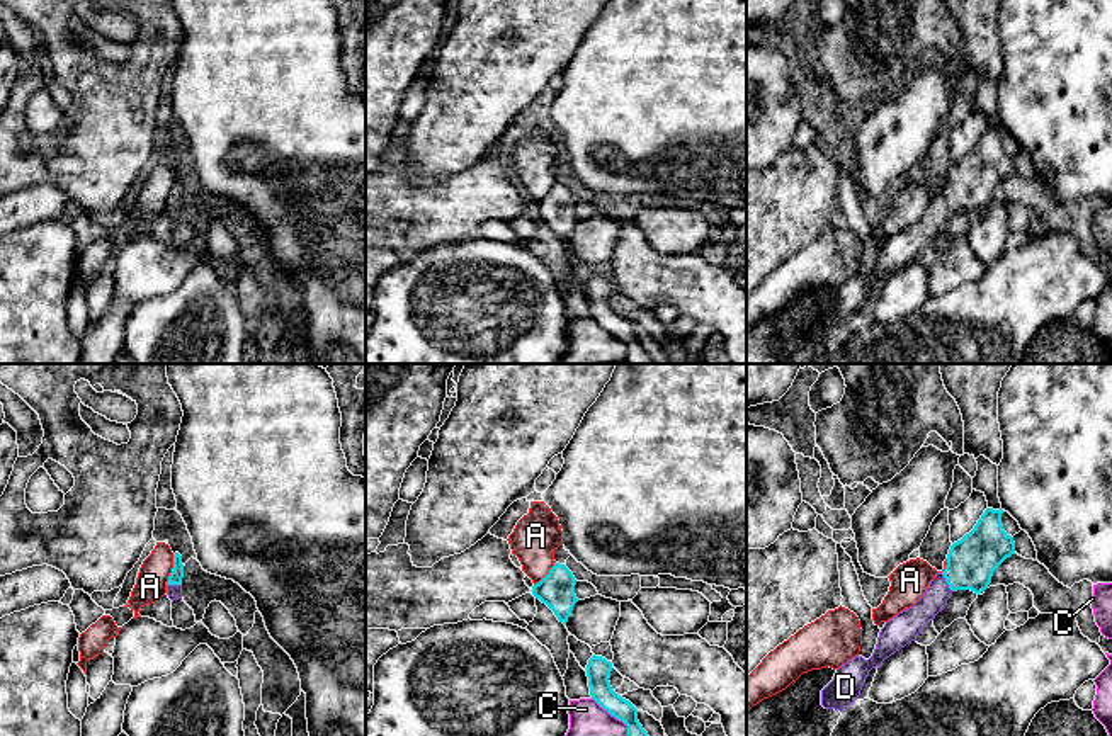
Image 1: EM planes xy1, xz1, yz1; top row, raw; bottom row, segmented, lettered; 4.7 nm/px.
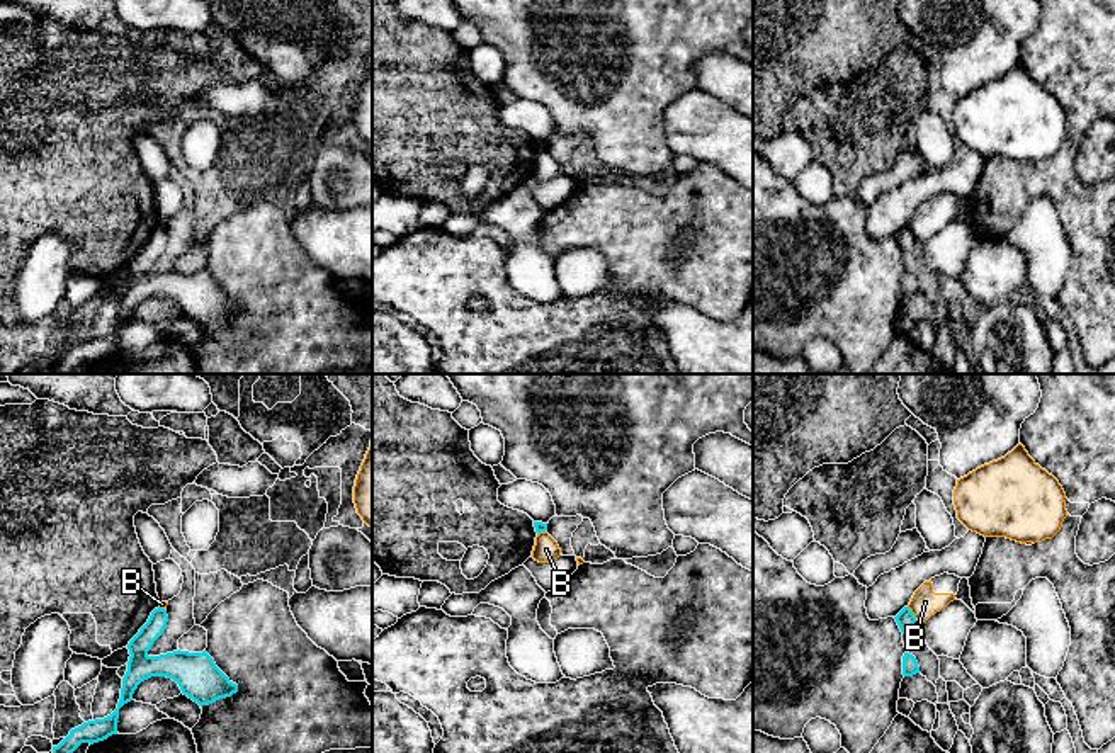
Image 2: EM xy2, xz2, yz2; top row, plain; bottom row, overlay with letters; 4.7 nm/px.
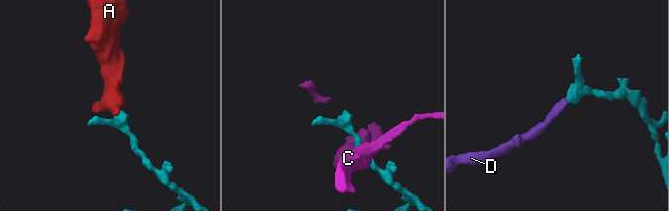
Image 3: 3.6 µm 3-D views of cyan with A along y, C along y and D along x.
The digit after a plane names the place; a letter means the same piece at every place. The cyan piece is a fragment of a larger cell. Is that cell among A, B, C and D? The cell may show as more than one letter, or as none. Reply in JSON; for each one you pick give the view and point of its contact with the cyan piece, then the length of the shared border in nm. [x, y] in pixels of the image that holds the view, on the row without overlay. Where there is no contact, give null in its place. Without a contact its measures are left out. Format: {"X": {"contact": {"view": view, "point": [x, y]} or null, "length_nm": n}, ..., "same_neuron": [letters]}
{"D": {"contact": {"view": "yz1", "point": [946, 199]}, "length_nm": 110}, "same_neuron": ["D"]}

